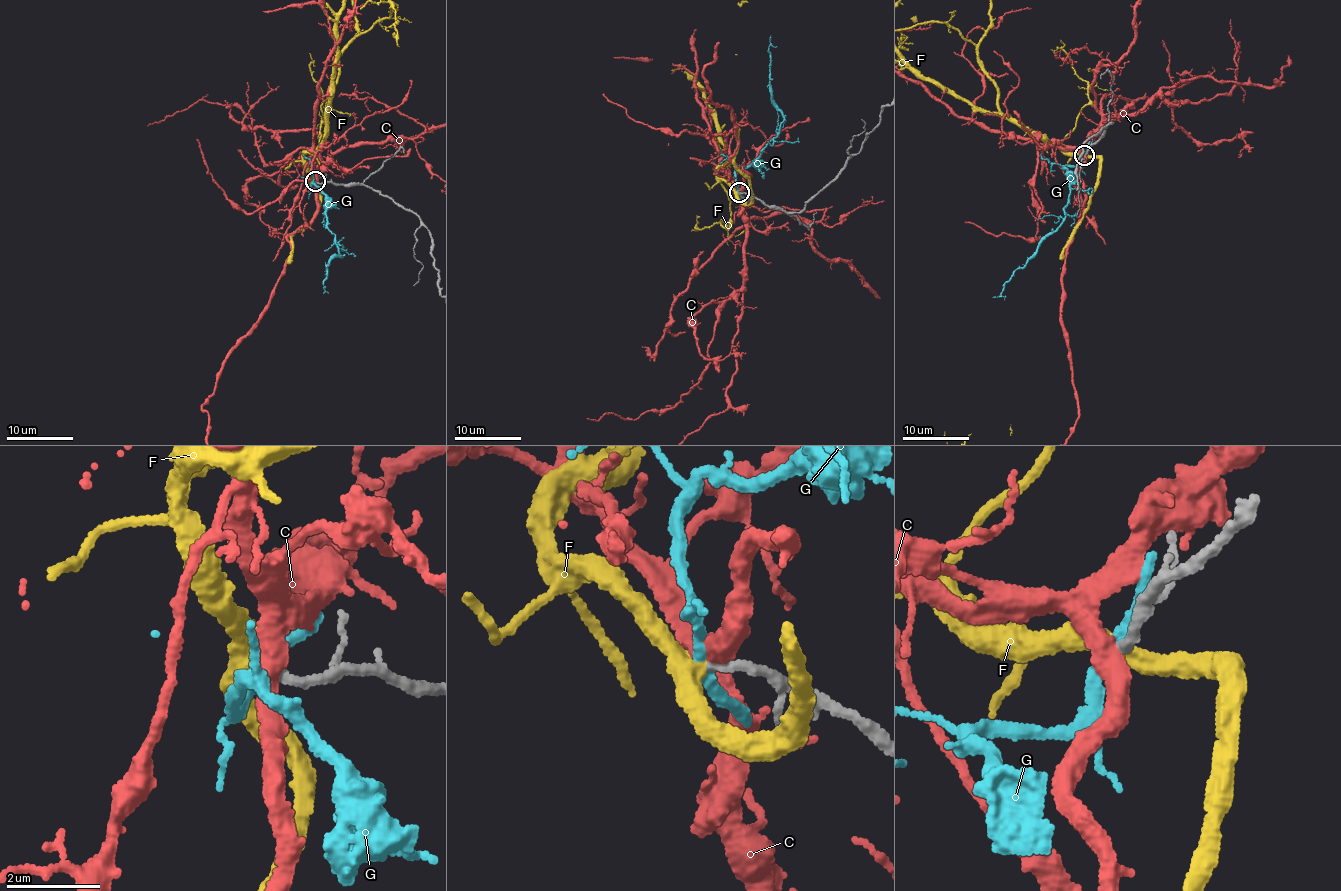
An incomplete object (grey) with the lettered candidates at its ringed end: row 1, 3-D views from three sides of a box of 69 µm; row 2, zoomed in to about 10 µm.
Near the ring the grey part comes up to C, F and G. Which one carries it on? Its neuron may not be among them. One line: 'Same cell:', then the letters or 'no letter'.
Same cell: F

